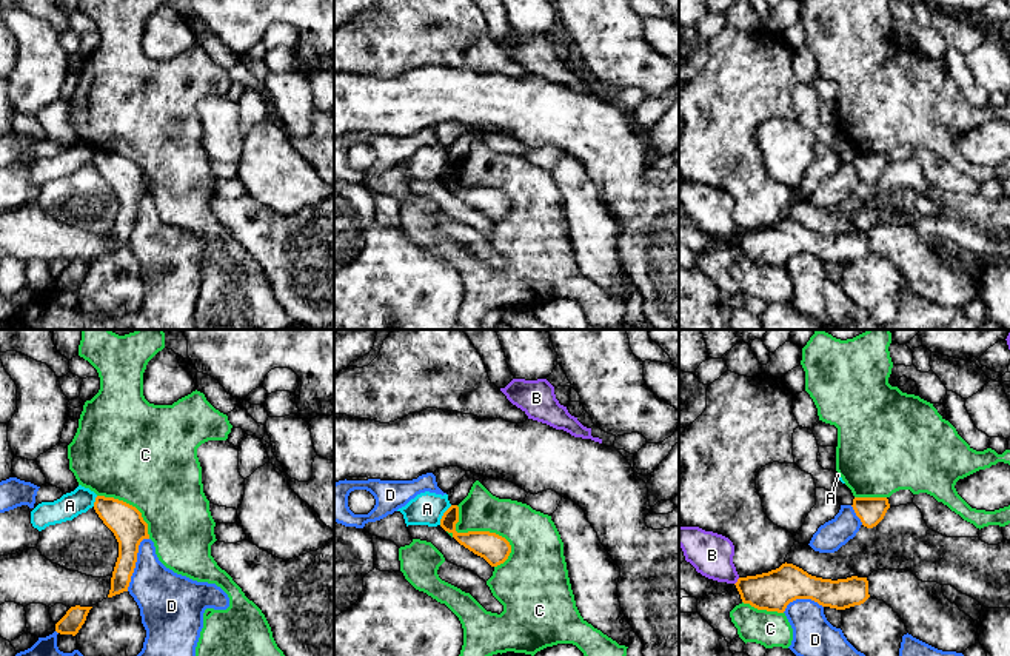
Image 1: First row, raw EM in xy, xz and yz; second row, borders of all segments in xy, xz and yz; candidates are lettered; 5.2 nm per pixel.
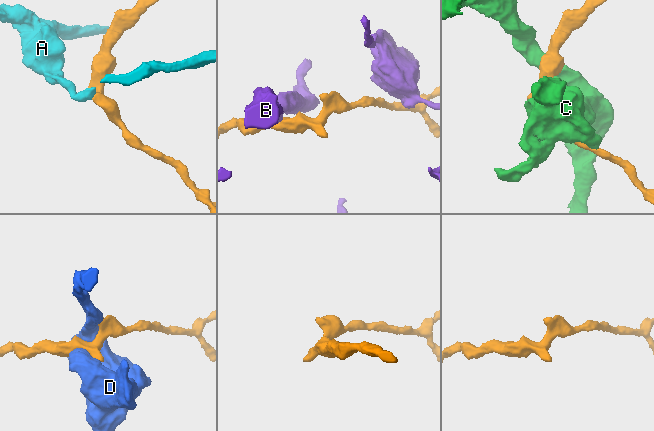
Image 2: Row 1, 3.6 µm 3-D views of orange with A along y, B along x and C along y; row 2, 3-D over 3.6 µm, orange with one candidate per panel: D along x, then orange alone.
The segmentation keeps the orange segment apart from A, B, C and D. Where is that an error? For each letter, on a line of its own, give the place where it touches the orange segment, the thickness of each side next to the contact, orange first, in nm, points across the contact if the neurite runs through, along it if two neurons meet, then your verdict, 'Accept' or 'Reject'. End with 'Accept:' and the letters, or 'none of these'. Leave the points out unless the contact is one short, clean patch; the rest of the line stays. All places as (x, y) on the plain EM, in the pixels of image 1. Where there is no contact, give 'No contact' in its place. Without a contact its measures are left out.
A: Touches orange at xz (444, 170). Thickness 130 nm (orange) against 180 nm. Boundary: xz (451, 160), (439, 179). Reject
B: Touches orange at yz (738, 236). Thickness 200 nm (orange) against 220 nm. Reject
C: Touches orange at xz (481, 187). Thickness 150 nm (orange) against 240 nm. Reject
D: Touches orange at xy (136, 216). Thickness 180 nm (orange) against 280 nm. Reject
Accept: none of these

